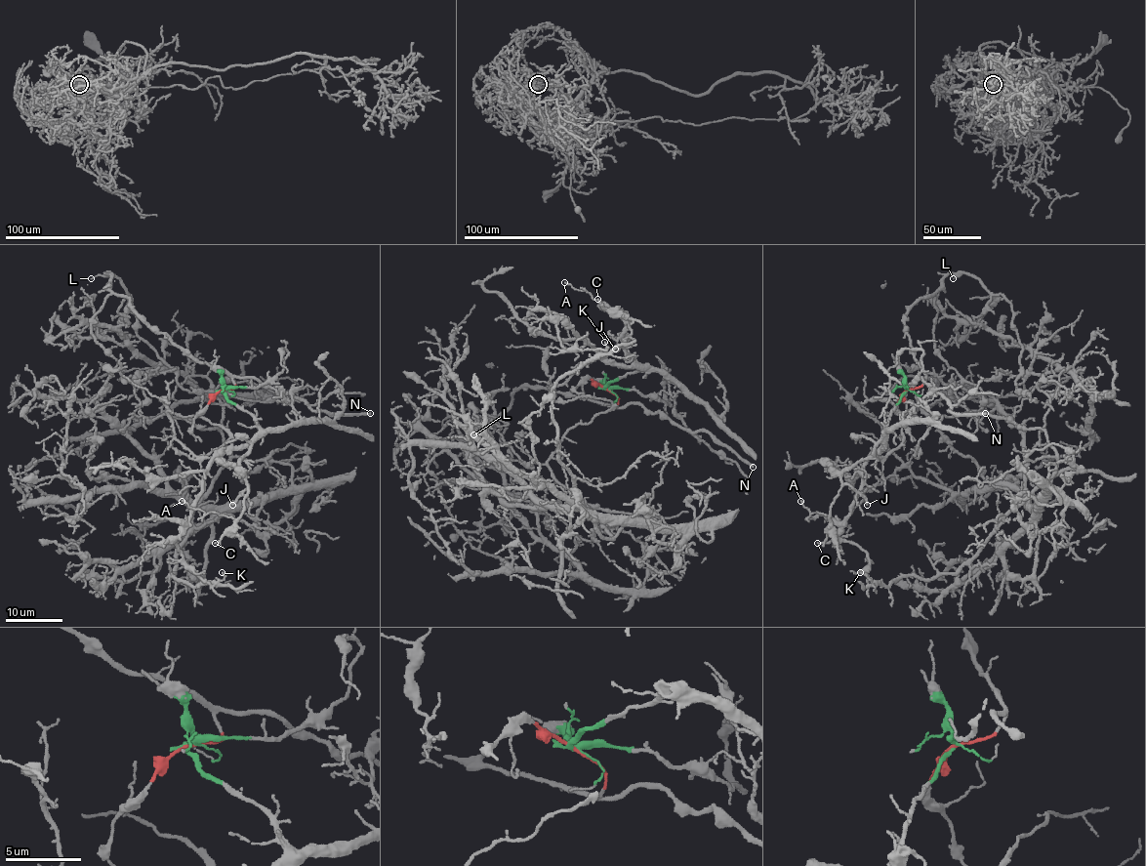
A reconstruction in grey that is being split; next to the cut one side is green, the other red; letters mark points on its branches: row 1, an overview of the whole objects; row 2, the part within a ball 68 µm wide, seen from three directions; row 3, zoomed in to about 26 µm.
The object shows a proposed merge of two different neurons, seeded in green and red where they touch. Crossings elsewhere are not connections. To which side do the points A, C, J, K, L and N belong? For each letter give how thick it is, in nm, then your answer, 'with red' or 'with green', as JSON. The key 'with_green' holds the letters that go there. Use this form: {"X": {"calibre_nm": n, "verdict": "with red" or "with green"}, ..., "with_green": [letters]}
{"A": {"calibre_nm": 140, "verdict": "with green"}, "C": {"calibre_nm": 120, "verdict": "with green"}, "J": {"calibre_nm": 200, "verdict": "with green"}, "K": {"calibre_nm": 120, "verdict": "with green"}, "L": {"calibre_nm": 70, "verdict": "with red"}, "N": {"calibre_nm": 260, "verdict": "with red"}, "with_green": ["A", "C", "J", "K"]}

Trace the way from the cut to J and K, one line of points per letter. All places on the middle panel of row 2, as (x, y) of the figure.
J: (605, 388), (611, 381), (641, 365), (626, 352), (623, 345), (623, 329), (627, 323), (632, 333), (614, 350)
K: (605, 388), (641, 368), (611, 363), (562, 319), (558, 322), (556, 336), (567, 350), (604, 352), (604, 342)

